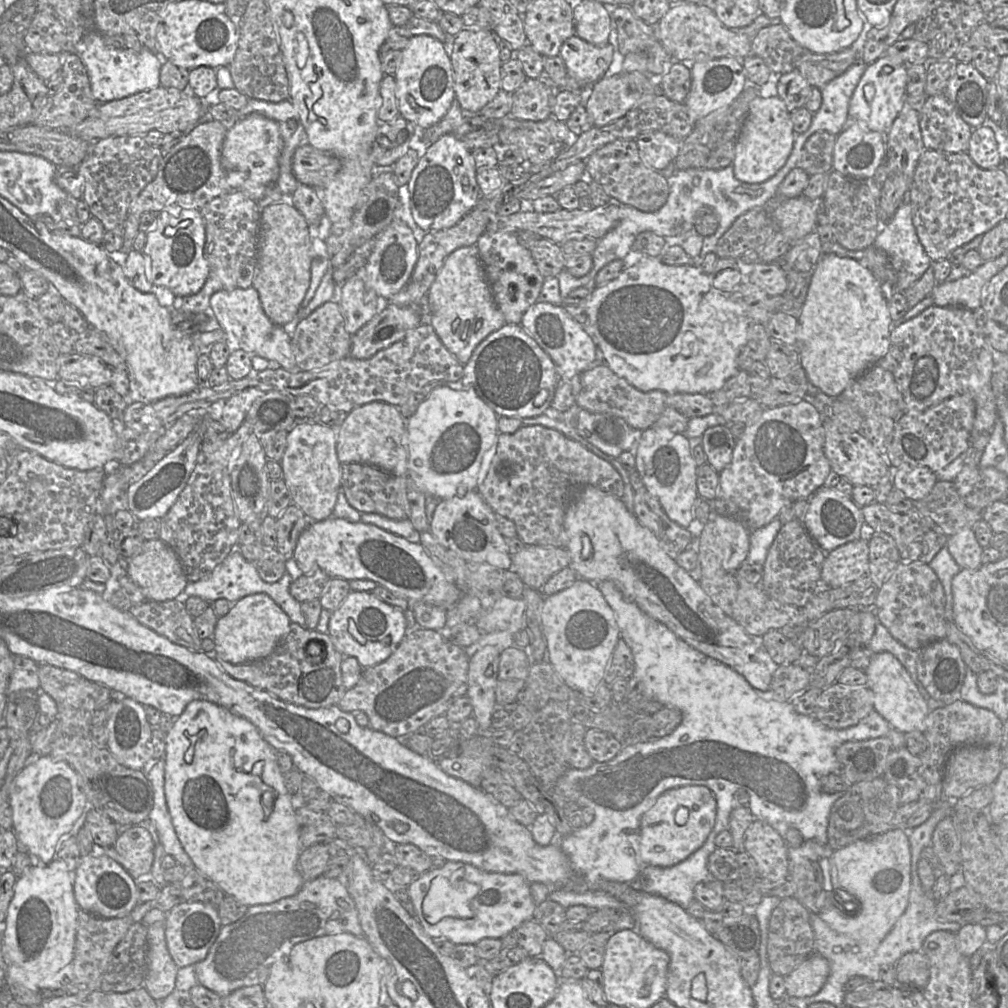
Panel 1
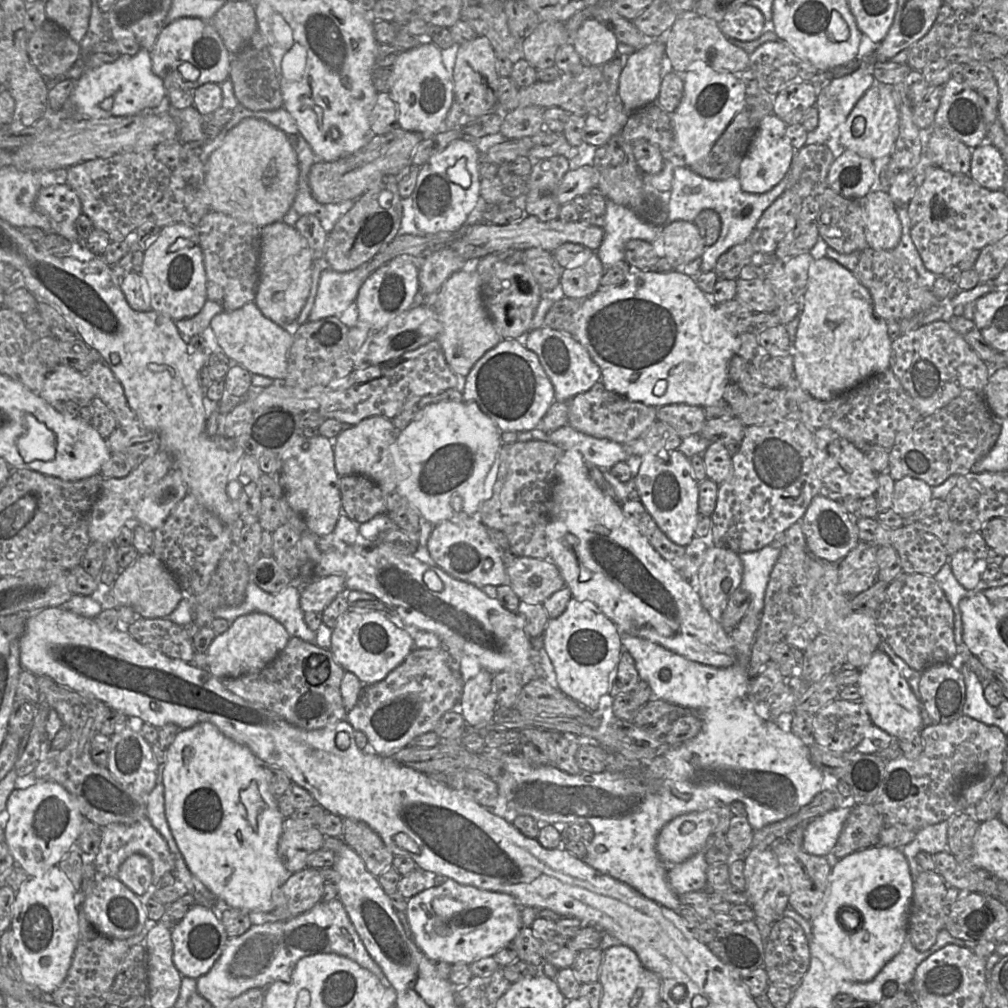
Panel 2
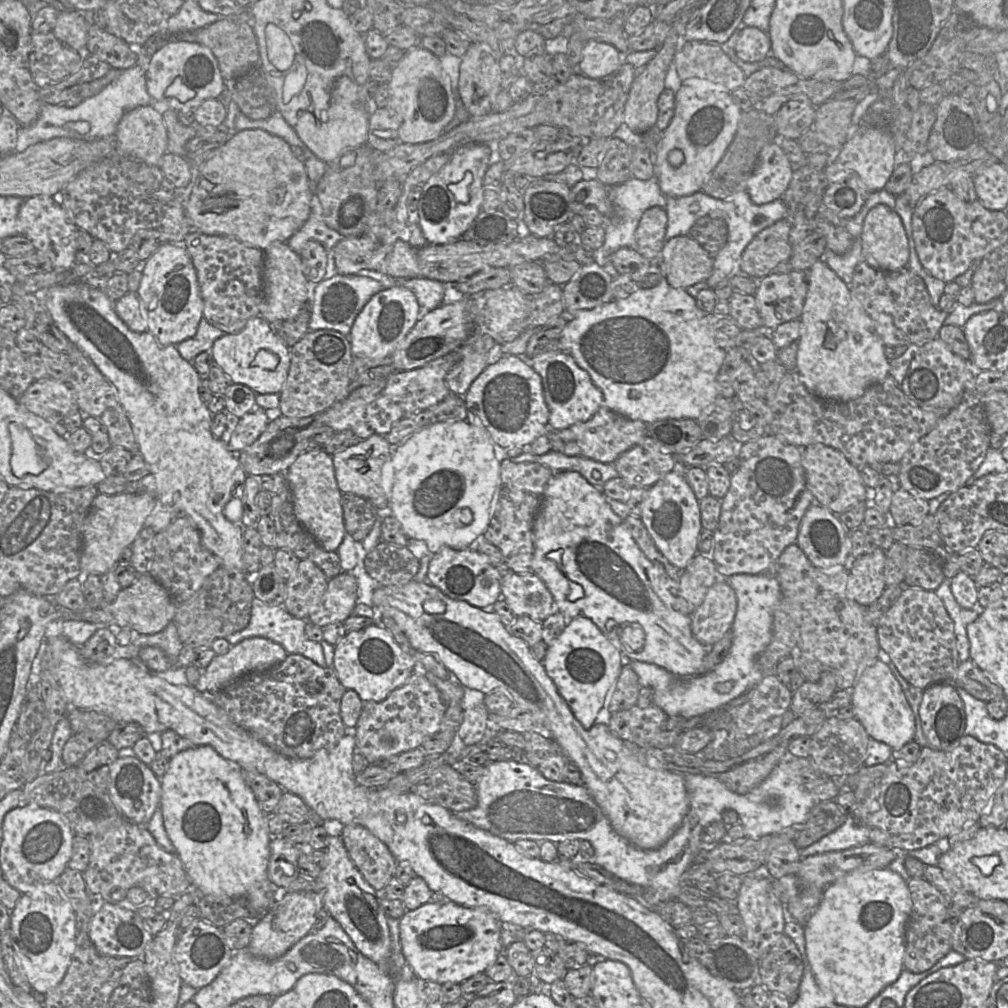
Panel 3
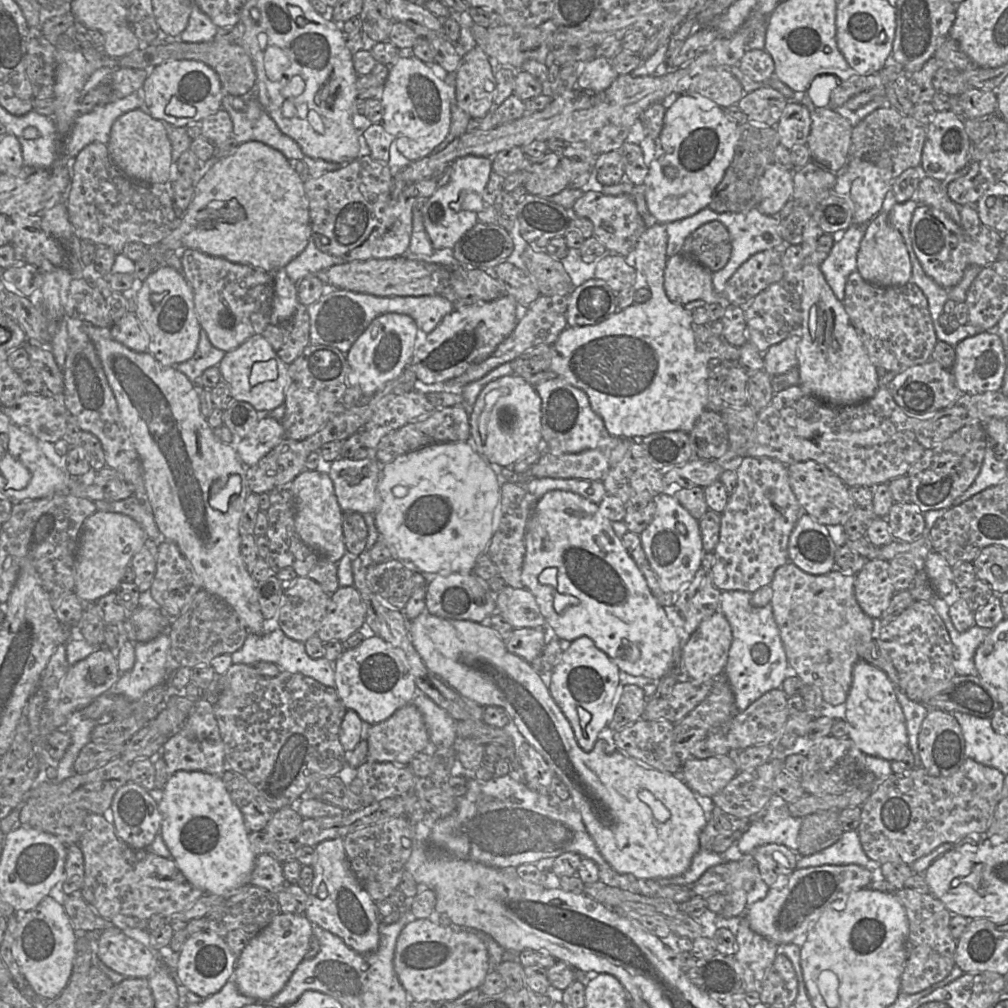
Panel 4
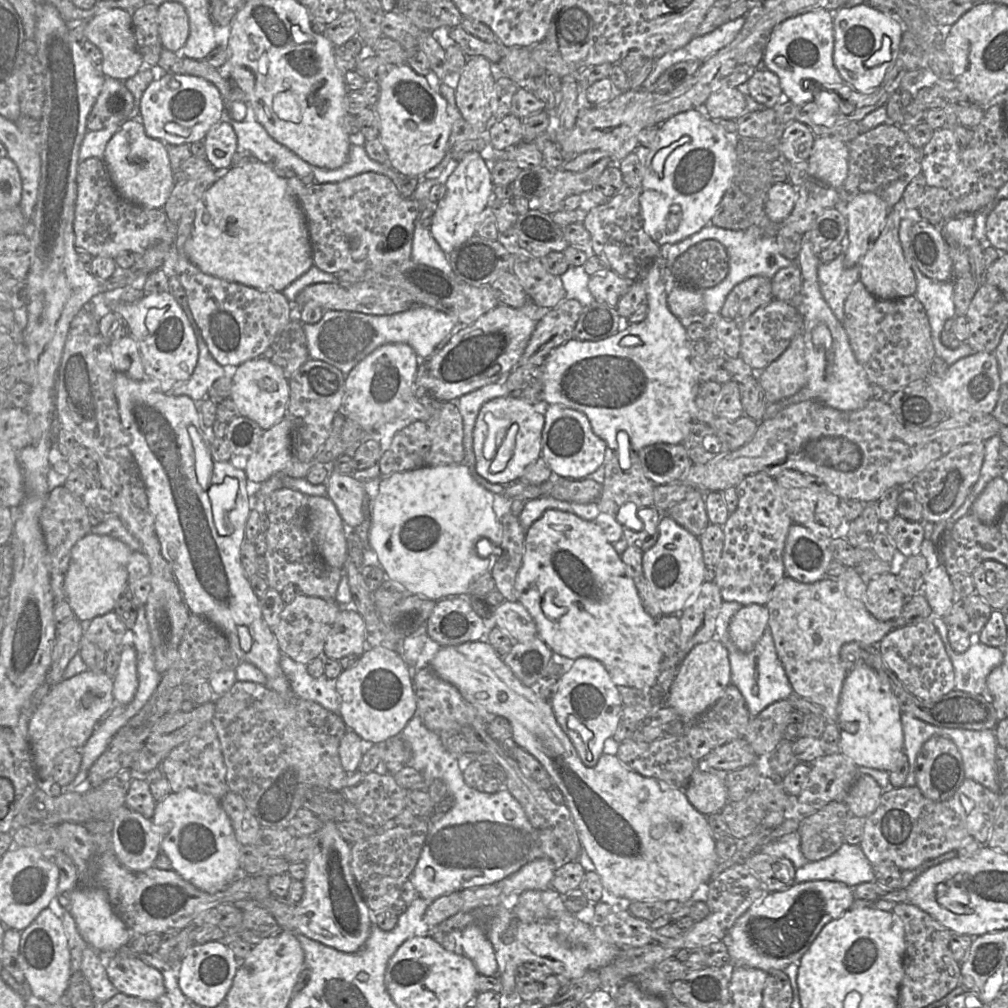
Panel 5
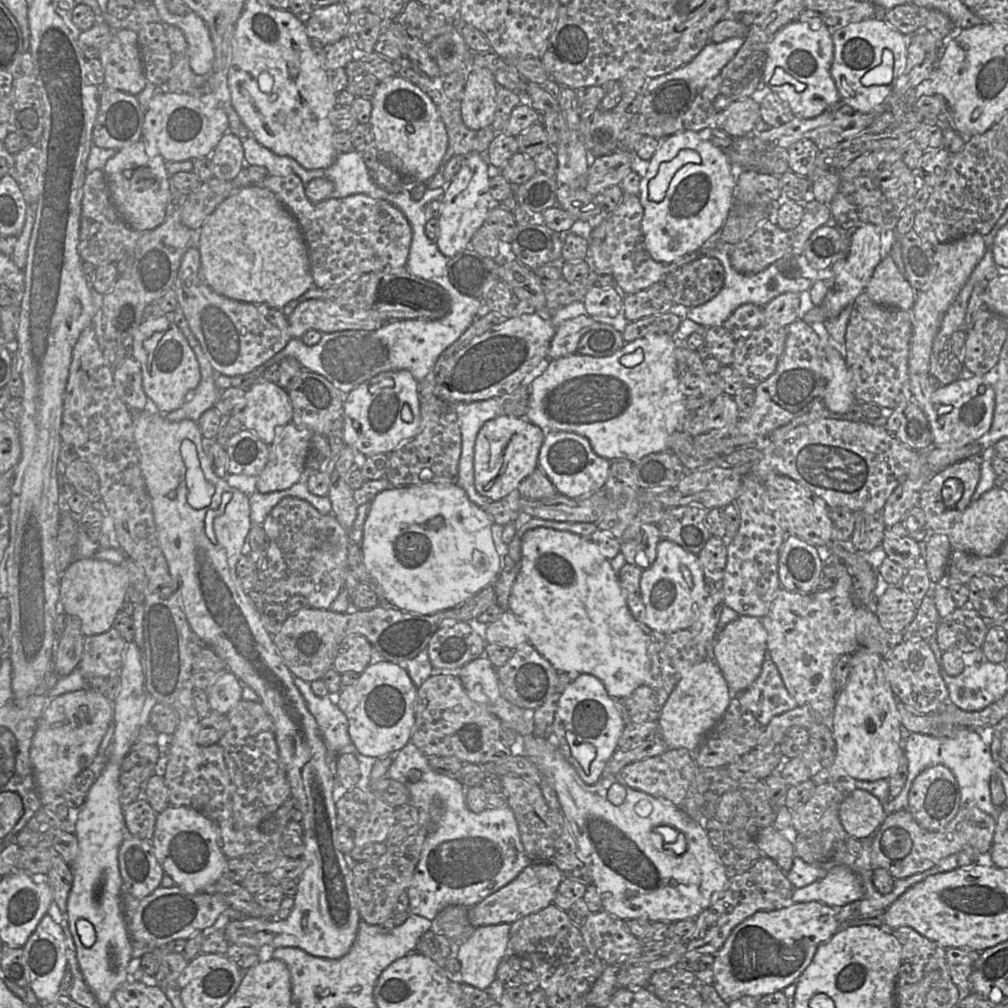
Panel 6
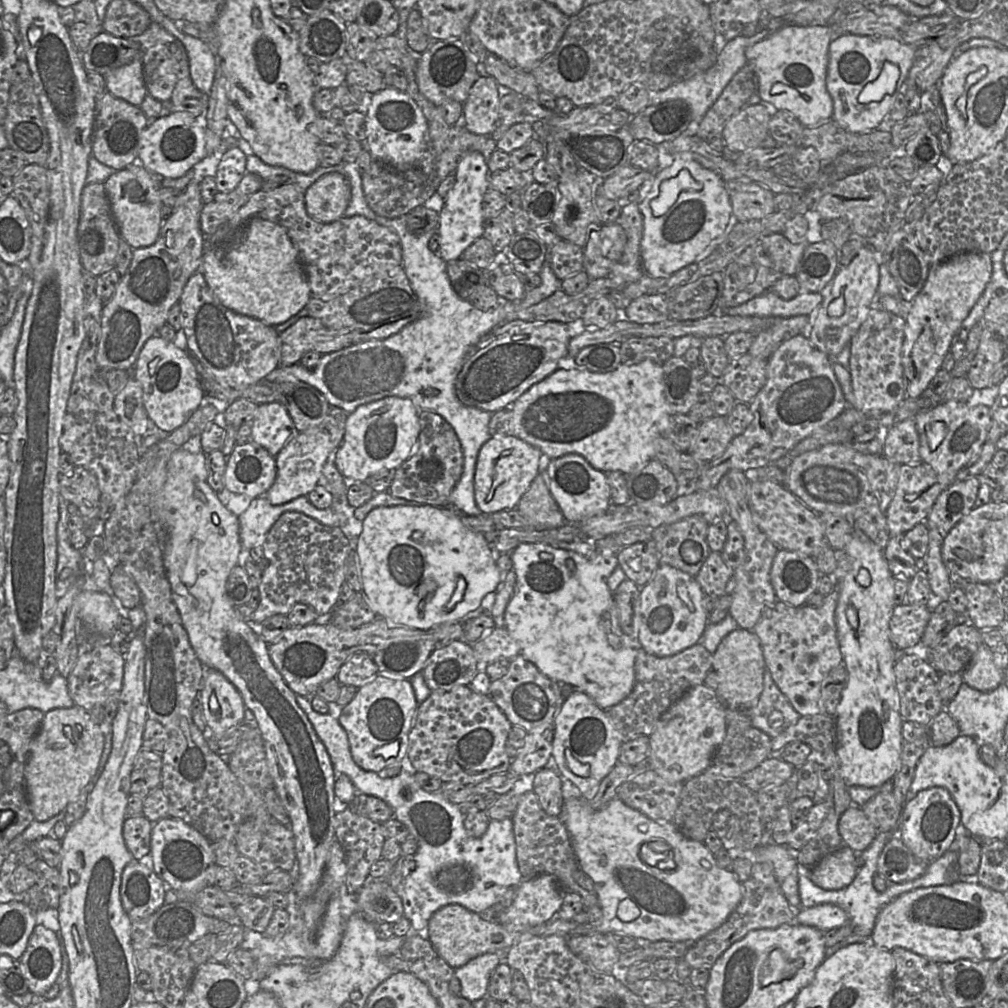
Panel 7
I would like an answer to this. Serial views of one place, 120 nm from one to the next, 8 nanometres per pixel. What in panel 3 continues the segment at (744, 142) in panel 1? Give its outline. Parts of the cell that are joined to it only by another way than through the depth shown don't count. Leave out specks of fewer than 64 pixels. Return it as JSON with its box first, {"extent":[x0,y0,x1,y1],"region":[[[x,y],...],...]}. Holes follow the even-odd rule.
{"extent":[747,140,794,205],"region":[[[779,140],[765,145],[754,174],[749,178],[747,193],[753,203],[763,205],[782,199],[792,179],[794,165],[782,150]]]}

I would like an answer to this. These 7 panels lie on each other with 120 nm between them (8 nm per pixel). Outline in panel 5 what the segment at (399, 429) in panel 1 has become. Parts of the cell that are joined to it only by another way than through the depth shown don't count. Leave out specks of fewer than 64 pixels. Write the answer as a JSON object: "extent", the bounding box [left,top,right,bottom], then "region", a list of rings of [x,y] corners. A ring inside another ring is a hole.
{"extent":[327,467,365,527],"region":[[[327,467],[327,496],[334,503],[343,522],[351,527],[358,527],[364,519],[363,498],[365,484],[353,475],[342,474],[334,467]]]}

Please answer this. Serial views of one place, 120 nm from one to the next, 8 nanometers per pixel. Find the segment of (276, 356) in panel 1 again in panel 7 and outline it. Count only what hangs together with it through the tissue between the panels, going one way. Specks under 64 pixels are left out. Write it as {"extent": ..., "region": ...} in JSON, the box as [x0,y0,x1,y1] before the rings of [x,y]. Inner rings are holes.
{"extent":[251,402,298,457],"region":[[[280,402],[258,405],[251,428],[252,441],[274,457],[298,433],[285,405]]]}

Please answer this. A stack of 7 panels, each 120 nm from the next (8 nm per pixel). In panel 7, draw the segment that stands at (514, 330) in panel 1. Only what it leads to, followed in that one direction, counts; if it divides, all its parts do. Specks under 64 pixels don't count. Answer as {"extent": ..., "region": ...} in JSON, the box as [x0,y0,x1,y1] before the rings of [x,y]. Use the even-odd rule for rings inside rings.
{"extent":[474,434,541,514],"region":[[[510,434],[491,436],[480,448],[475,473],[474,496],[477,507],[484,514],[516,508],[522,495],[539,473],[541,451]]]}

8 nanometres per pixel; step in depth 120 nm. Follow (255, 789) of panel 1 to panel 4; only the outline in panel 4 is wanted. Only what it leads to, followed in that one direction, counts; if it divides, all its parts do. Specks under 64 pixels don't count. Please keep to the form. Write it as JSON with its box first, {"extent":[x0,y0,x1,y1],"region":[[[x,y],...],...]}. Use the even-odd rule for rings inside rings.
{"extent":[150,771,257,896],"region":[[[177,771],[170,777],[168,777],[167,782],[162,791],[155,788],[154,790],[150,791],[150,793],[157,801],[158,809],[161,814],[160,834],[162,835],[162,838],[167,848],[169,849],[172,855],[172,859],[175,861],[178,869],[194,887],[200,889],[205,893],[223,896],[230,895],[231,892],[249,884],[250,876],[254,868],[257,856],[252,851],[251,843],[249,840],[250,833],[247,831],[245,827],[243,815],[239,808],[231,800],[222,777],[201,771]]]}

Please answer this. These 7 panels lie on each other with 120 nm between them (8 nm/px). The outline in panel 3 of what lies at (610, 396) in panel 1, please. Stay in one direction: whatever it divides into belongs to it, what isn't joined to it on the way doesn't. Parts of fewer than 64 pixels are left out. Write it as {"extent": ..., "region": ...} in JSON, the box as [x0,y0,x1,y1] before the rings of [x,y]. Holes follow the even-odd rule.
{"extent":[550,406,647,463],"region":[[[606,406],[601,407],[589,420],[560,431],[550,431],[553,451],[567,456],[583,456],[602,463],[613,463],[623,452],[634,446],[646,434],[647,423],[631,420]]]}

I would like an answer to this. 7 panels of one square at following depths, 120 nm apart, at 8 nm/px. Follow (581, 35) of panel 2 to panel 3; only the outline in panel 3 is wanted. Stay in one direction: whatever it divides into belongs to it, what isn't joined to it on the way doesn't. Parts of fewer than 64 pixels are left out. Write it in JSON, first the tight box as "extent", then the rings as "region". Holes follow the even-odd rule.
{"extent":[578,40,622,79],"region":[[[590,40],[582,49],[578,71],[592,79],[604,79],[621,66],[622,54],[609,43]]]}

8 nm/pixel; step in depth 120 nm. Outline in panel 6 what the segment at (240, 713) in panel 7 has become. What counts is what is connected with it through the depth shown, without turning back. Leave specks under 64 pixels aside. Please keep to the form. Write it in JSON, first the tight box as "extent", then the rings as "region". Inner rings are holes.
{"extent":[207,672,242,715],"region":[[[231,672],[218,678],[207,690],[211,711],[227,715],[242,700],[242,686],[240,680]]]}

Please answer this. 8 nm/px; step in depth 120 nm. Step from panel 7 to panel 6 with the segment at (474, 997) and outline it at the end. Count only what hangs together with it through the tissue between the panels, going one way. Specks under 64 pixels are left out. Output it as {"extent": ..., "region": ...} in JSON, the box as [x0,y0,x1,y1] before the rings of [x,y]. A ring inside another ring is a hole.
{"extent":[453,924,511,990],"region":[[[511,924],[479,926],[461,945],[453,945],[463,983],[487,990],[496,979],[499,964],[509,954]]]}

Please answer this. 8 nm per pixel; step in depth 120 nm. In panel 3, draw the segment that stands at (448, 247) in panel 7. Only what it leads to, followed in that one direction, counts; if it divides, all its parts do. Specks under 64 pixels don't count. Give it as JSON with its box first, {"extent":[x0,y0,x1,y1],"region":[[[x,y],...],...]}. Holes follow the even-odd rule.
{"extent":[418,144,490,244],"region":[[[485,144],[460,147],[423,185],[418,204],[418,224],[429,244],[447,244],[460,239],[479,214],[483,178],[490,165],[490,153],[490,149]]]}

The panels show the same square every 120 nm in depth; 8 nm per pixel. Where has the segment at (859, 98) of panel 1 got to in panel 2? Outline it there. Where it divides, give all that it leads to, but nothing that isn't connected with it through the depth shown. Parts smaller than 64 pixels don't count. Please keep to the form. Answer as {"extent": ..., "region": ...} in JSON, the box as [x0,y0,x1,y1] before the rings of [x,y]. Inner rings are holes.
{"extent":[840,81,898,162],"region":[[[875,81],[859,99],[846,121],[840,124],[840,144],[873,162],[891,155],[898,136],[898,112],[893,88]]]}

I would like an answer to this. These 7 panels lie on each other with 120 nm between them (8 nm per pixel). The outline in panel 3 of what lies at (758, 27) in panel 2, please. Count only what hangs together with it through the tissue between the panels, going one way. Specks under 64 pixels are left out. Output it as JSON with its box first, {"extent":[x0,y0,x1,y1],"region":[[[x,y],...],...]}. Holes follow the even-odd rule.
{"extent":[735,25,772,62],"region":[[[742,25],[738,30],[735,50],[742,61],[759,62],[772,54],[772,42],[769,35],[762,30]]]}

